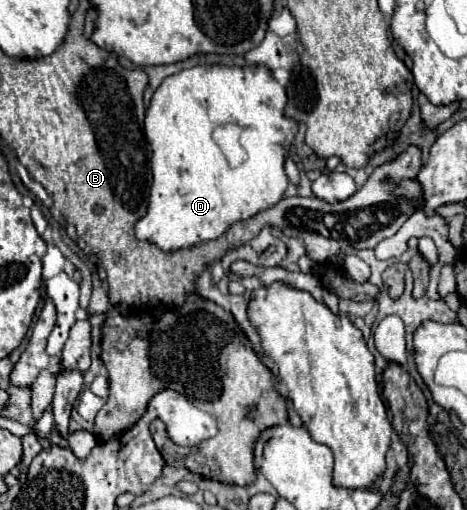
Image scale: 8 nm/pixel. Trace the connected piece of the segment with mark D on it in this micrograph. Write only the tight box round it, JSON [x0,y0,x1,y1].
[135,65,297,251]

